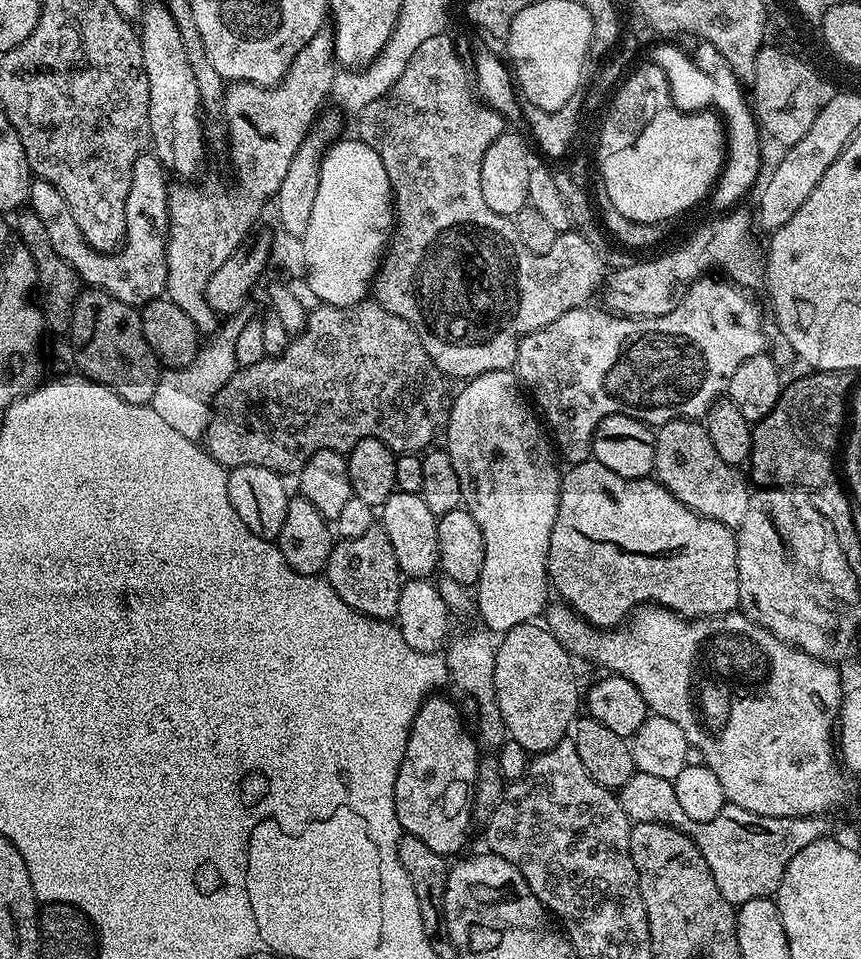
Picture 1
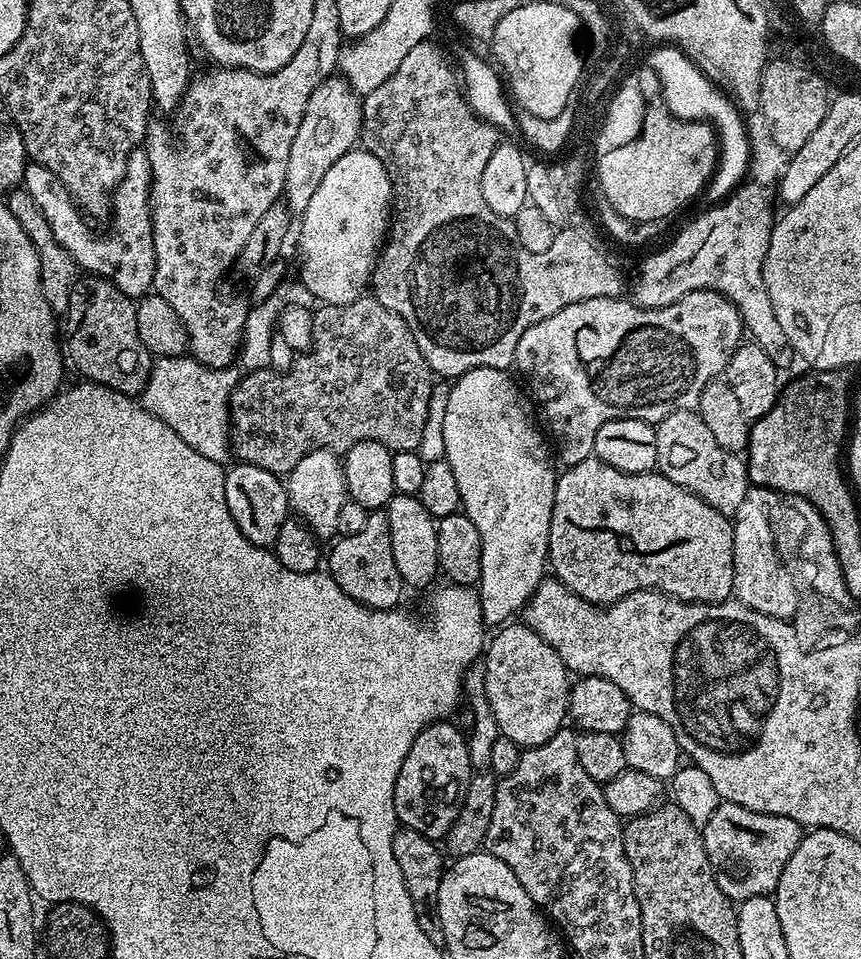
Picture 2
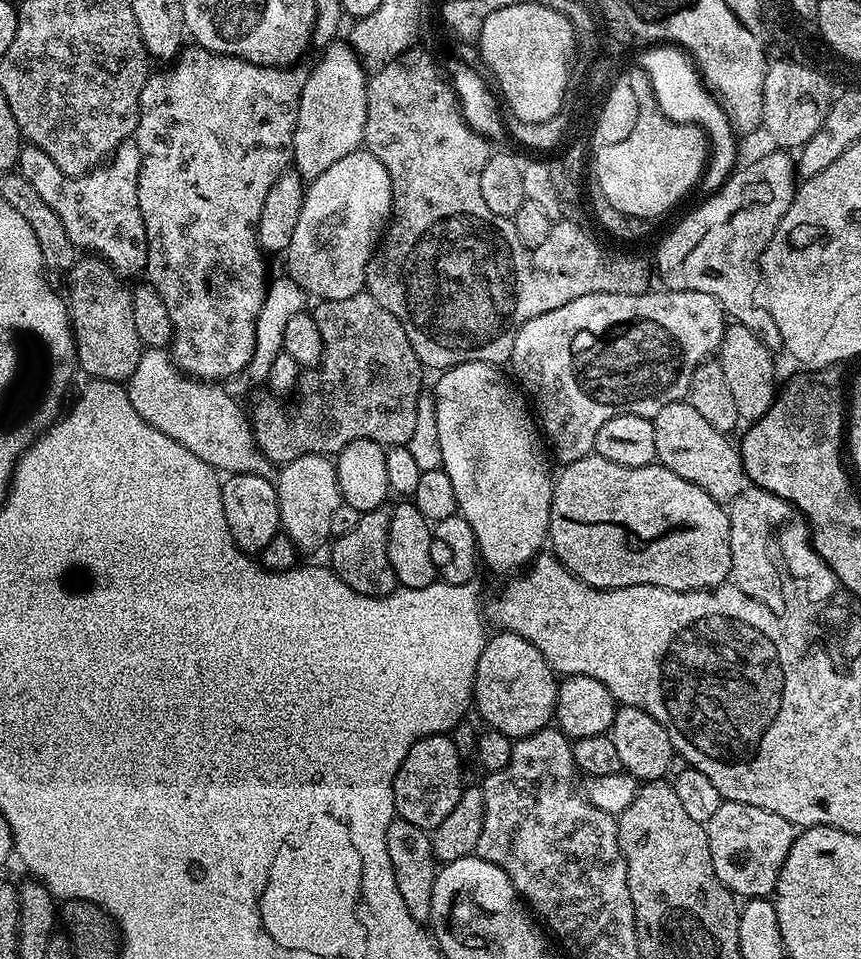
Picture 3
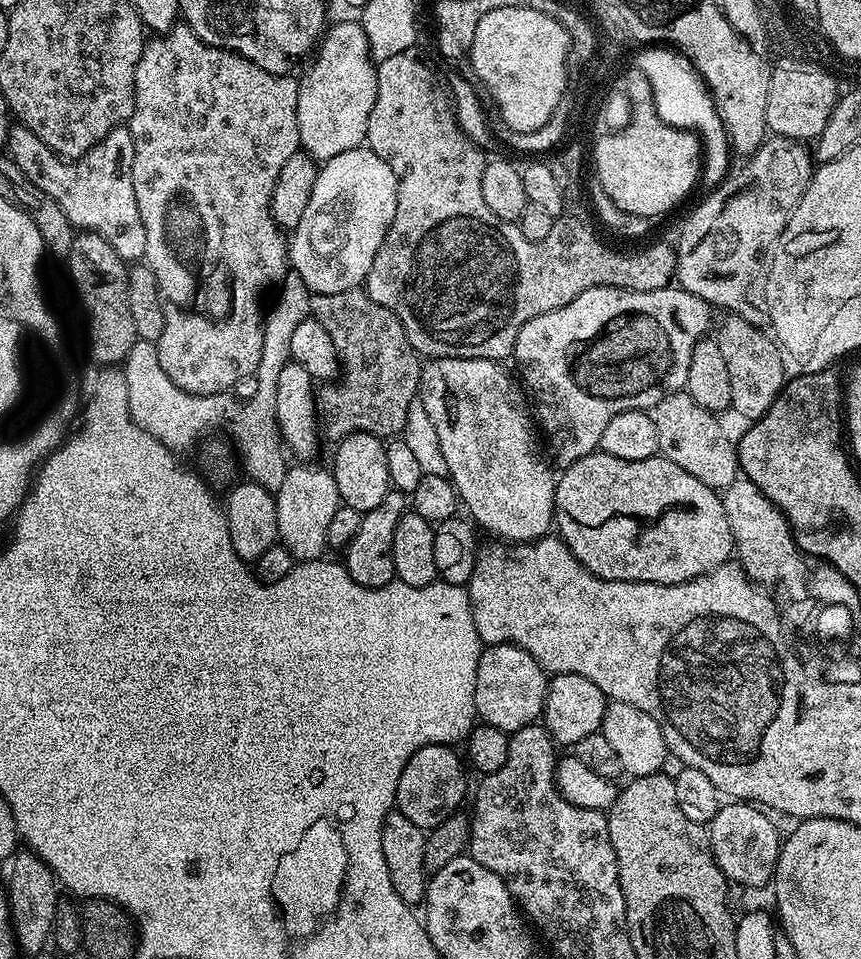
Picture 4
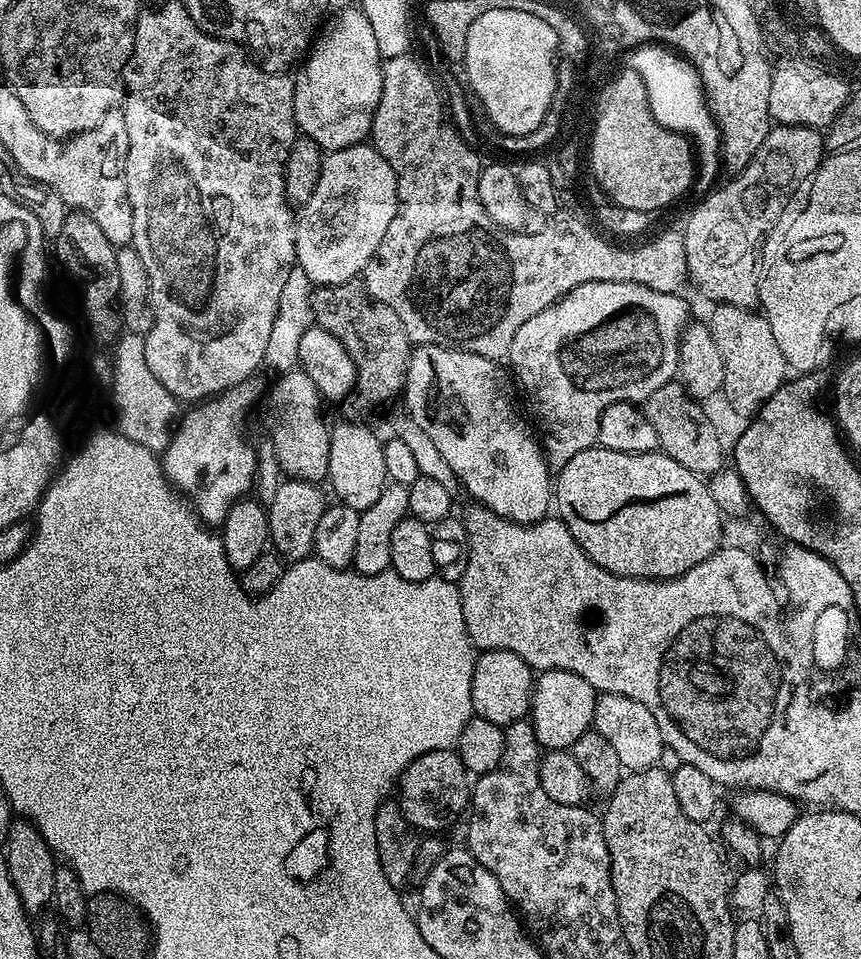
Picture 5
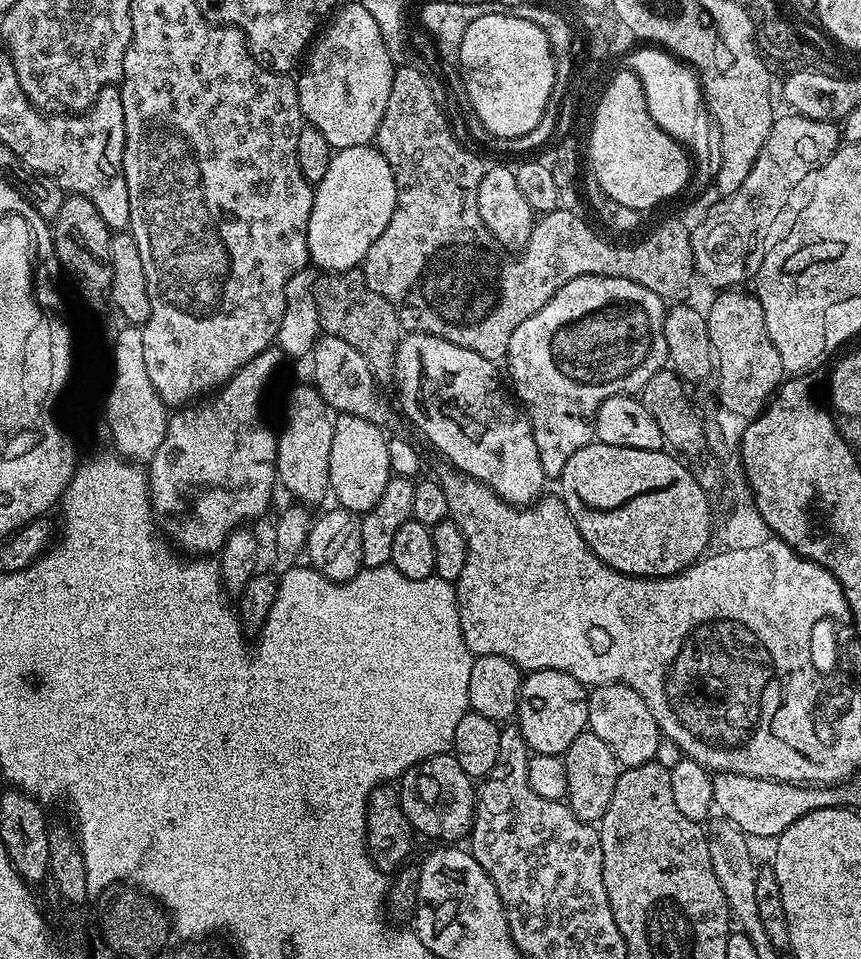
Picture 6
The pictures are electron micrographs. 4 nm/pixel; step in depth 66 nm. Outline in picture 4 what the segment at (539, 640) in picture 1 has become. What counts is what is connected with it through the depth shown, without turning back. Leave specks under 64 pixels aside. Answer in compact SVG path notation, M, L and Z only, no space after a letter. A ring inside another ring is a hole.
M490 644L478 658L478 674L474 678L474 706L483 723L509 734L522 726L537 723L544 710L544 699L550 683L549 673L526 650L513 644Z

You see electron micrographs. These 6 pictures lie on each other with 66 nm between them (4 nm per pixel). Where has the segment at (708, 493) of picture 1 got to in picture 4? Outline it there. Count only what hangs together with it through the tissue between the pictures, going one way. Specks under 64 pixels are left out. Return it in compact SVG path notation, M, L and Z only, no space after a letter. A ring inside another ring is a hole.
M687 390L672 392L650 412L654 426L658 430L659 455L664 456L674 466L682 466L686 474L694 474L698 482L723 490L734 482L738 475L738 448L728 441L724 428L719 424L717 413L706 410L690 398Z

